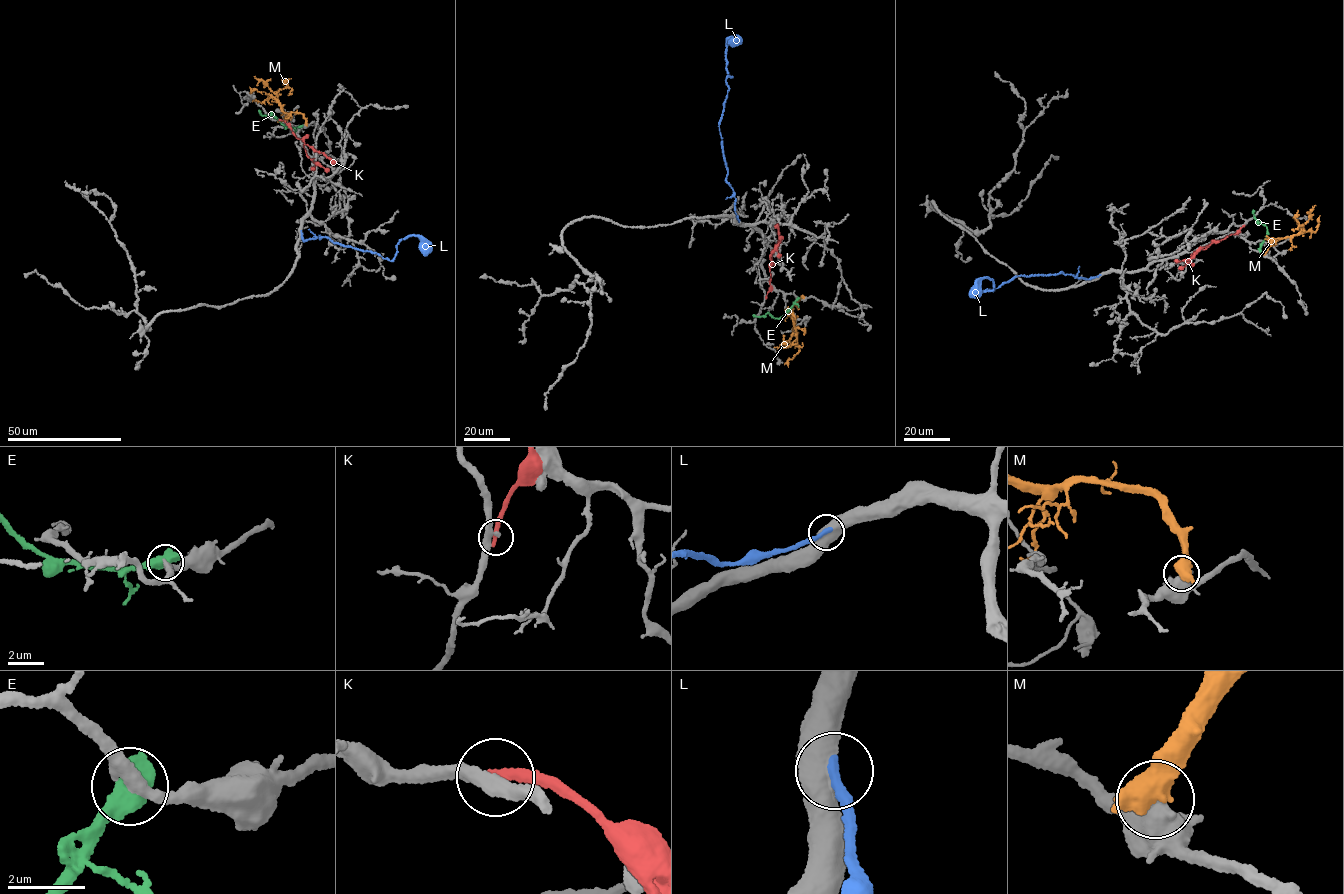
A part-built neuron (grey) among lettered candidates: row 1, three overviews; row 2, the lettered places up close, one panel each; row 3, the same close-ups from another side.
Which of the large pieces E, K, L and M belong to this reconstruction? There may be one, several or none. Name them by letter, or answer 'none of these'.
L

